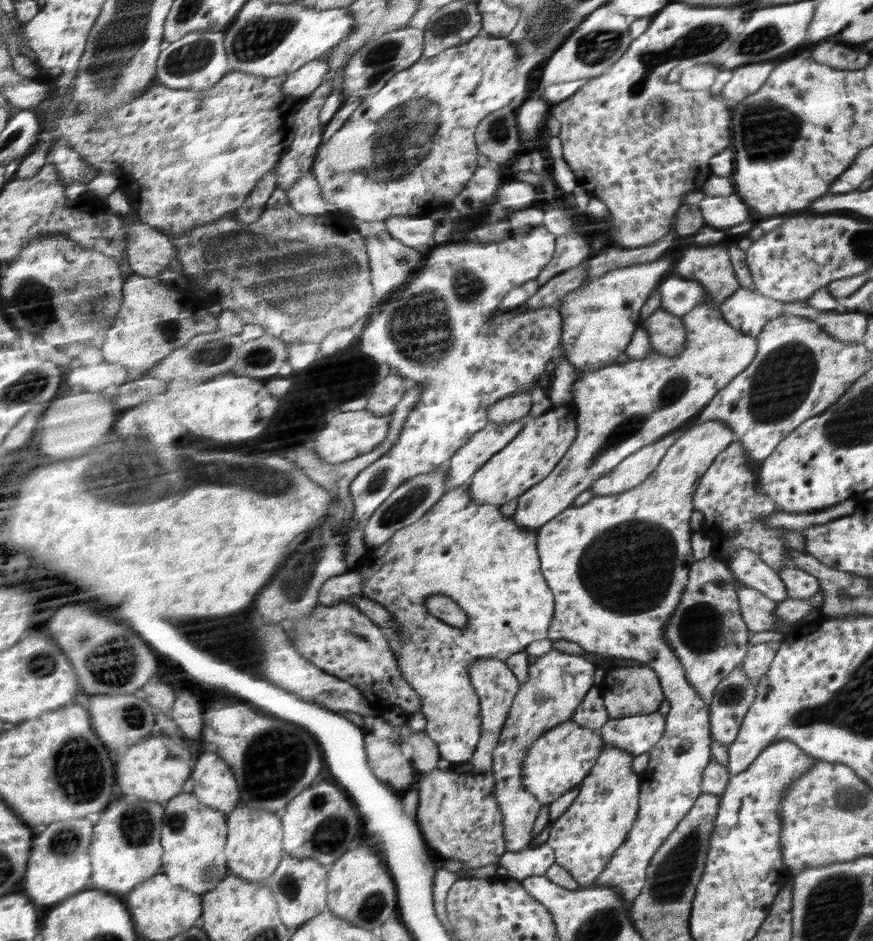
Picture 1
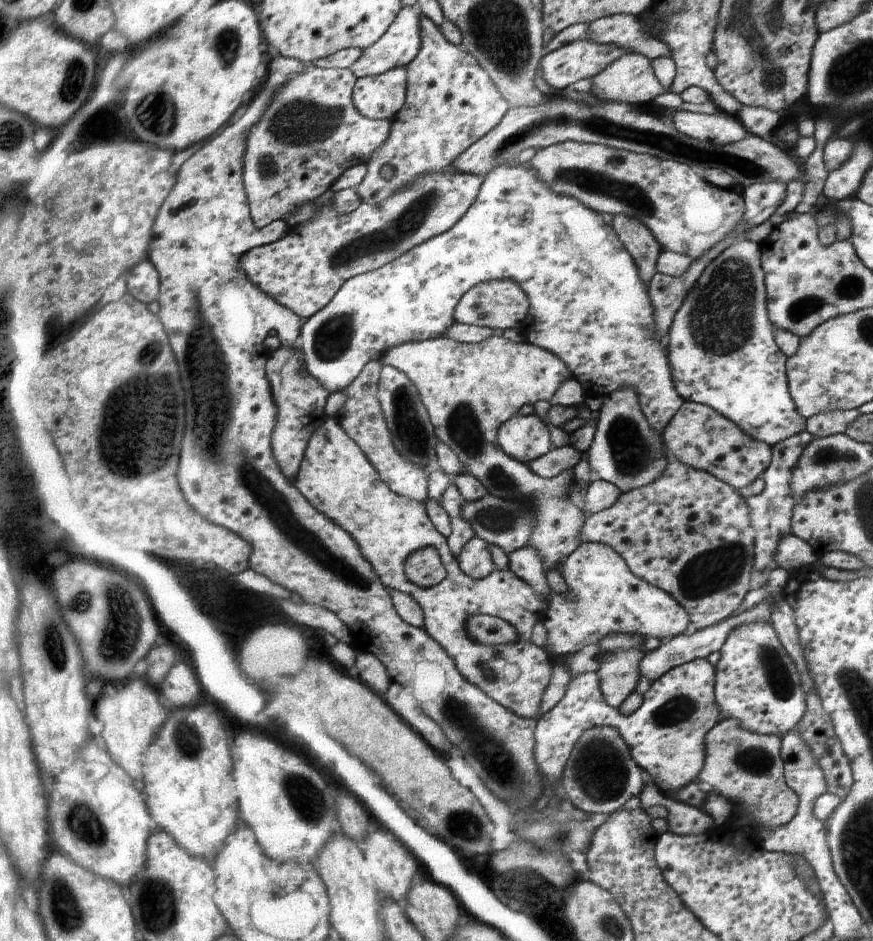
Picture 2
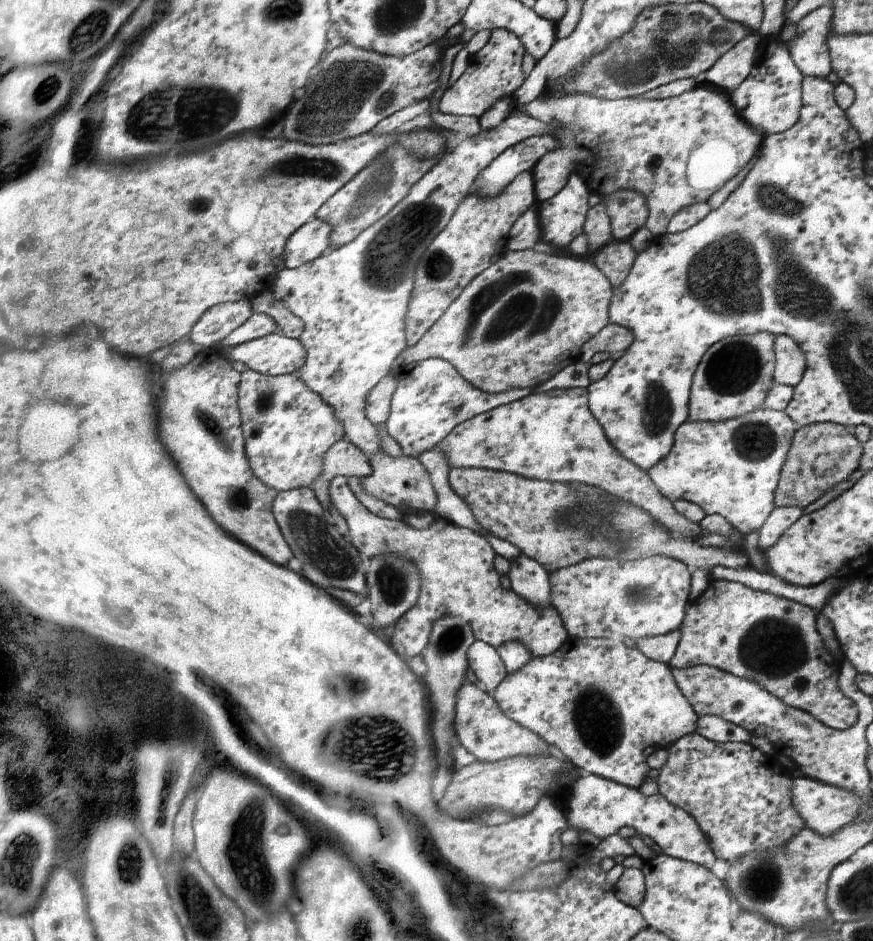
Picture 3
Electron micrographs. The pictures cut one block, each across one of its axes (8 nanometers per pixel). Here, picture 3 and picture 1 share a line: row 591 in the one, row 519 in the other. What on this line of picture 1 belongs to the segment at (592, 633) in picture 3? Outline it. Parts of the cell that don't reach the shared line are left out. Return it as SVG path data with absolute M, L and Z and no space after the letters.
M714 419L695 424L674 441L669 452L662 457L661 464L640 485L620 494L595 496L583 506L572 506L537 531L541 572L556 599L556 612L553 613L548 638L551 641L564 639L576 642L582 650L600 658L638 659L659 676L664 698L670 702L665 732L649 750L648 768L638 774L640 808L634 826L594 882L614 888L614 892L628 905L644 888L646 871L652 857L656 856L664 839L674 832L678 822L688 814L700 796L702 772L705 772L706 764L712 758L710 716L706 702L688 684L684 666L674 656L674 650L666 644L663 634L674 609L681 604L682 593L695 562L691 518L695 510L694 496L698 482L734 439L732 428L724 421Z

